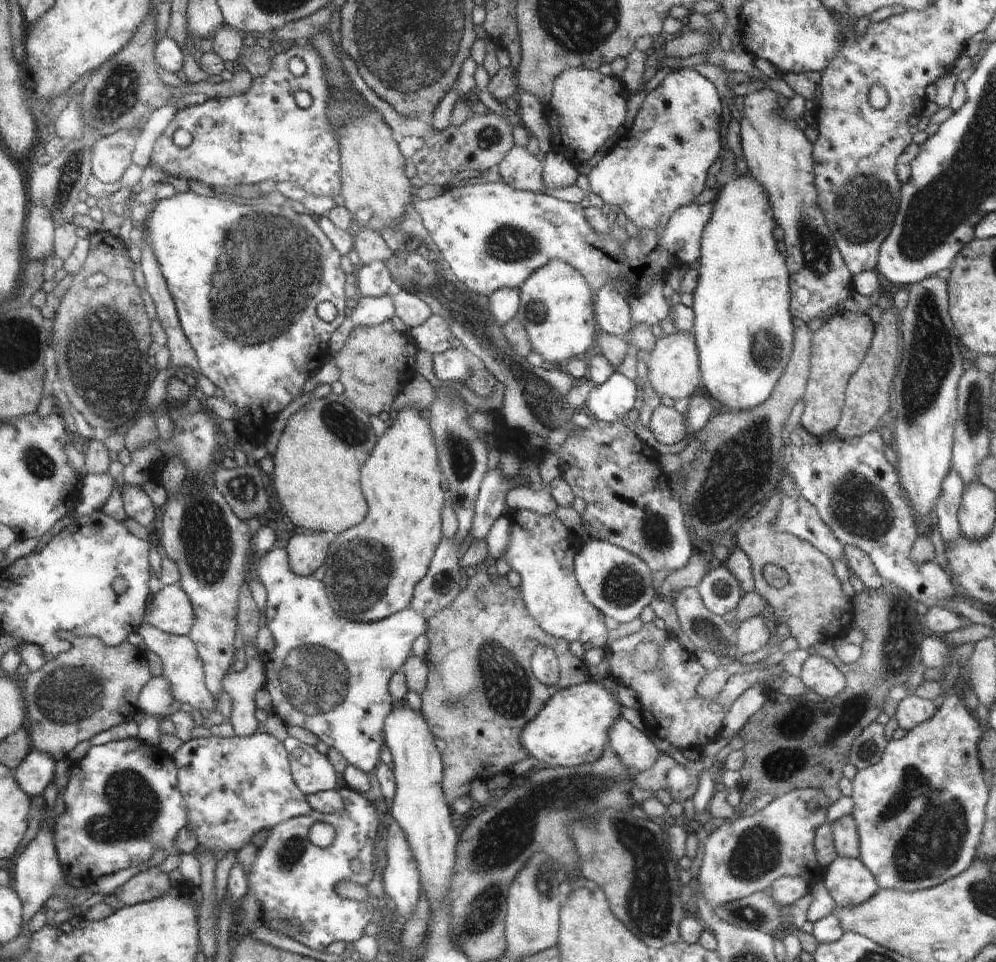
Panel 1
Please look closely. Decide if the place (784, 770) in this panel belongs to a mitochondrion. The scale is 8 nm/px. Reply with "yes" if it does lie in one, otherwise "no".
yes

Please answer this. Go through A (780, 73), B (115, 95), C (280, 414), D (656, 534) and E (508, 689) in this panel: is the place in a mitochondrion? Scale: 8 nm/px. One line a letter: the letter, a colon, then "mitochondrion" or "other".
A: other
B: mitochondrion
C: other
D: mitochondrion
E: mitochondrion

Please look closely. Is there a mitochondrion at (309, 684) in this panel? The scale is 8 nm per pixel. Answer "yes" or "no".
yes

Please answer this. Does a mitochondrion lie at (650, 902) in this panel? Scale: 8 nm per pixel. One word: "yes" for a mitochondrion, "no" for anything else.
yes

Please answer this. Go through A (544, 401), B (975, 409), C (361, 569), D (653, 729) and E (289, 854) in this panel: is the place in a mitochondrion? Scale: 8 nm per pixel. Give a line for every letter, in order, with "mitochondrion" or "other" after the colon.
A: mitochondrion
B: mitochondrion
C: mitochondrion
D: other
E: mitochondrion

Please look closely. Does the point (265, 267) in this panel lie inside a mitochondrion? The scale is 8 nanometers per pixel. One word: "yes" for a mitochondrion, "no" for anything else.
yes

